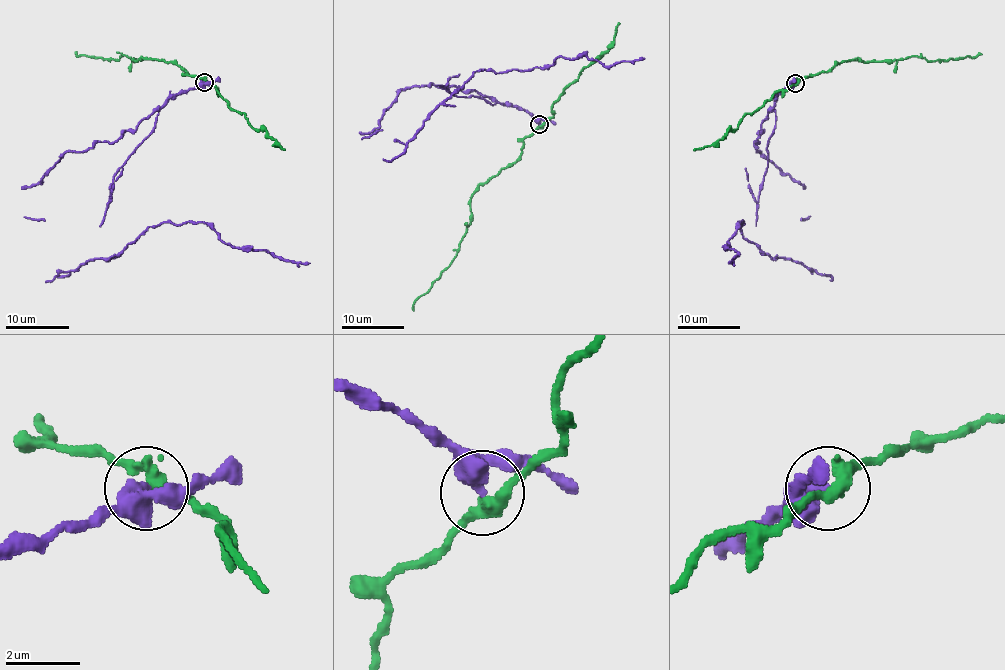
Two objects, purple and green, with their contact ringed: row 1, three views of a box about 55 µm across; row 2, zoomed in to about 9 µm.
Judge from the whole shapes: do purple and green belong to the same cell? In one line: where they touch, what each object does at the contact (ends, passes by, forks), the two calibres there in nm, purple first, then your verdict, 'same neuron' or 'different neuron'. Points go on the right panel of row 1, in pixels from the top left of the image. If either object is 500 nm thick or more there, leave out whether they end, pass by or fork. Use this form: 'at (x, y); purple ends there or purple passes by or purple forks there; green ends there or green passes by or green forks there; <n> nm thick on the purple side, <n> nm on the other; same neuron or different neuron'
at (795, 83); purple passes by; green passes by; 340 nm thick on the purple side, 320 nm on the other; different neuron

